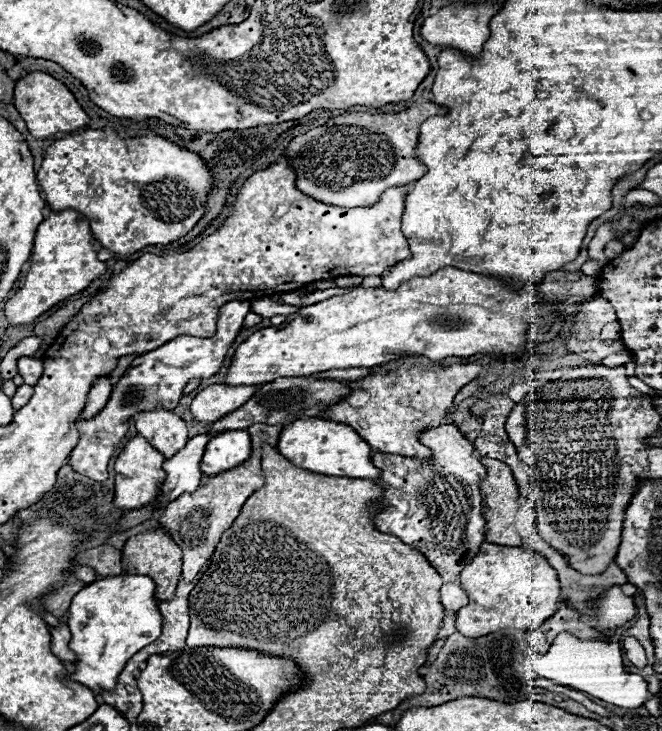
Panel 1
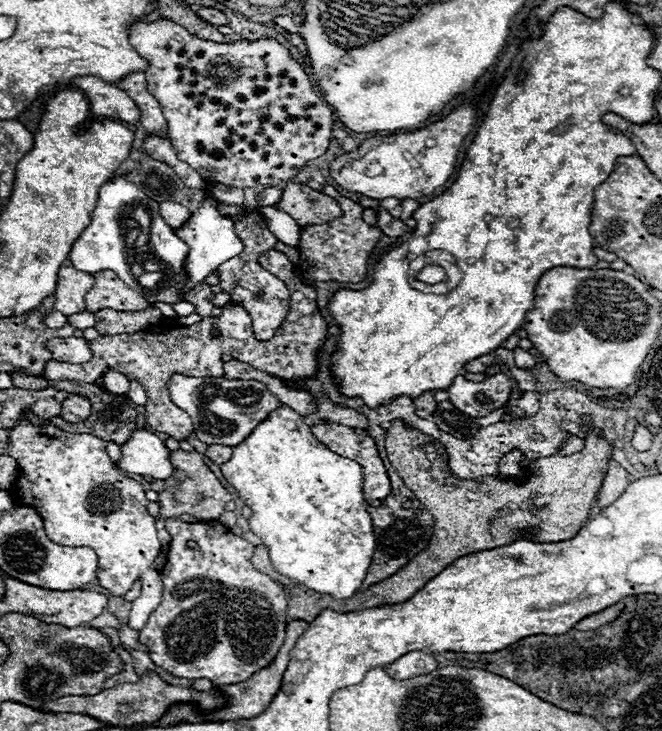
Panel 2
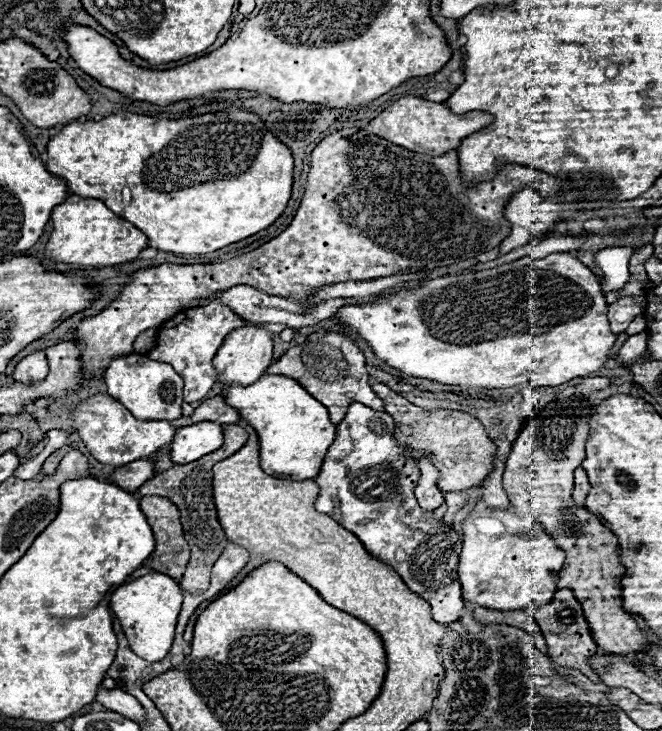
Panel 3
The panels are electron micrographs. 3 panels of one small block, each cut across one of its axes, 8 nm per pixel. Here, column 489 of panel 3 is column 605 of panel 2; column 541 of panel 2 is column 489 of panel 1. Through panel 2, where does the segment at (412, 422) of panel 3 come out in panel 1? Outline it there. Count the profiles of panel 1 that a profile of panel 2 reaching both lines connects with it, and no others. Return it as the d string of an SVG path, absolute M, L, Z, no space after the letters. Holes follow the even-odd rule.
M482 458L482 464L488 470L486 478L482 480L482 516L488 526L486 542L502 544L502 546L522 546L522 538L514 528L514 514L518 510L516 506L518 486L516 486L516 480L512 478L512 470L504 462L494 458Z

